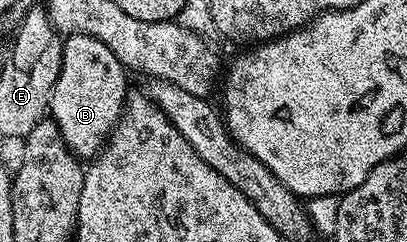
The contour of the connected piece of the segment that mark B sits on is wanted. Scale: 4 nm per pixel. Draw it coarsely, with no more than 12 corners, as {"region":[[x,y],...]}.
{"region":[[70,35],[48,102],[81,161],[124,112],[129,76],[98,37]]}

